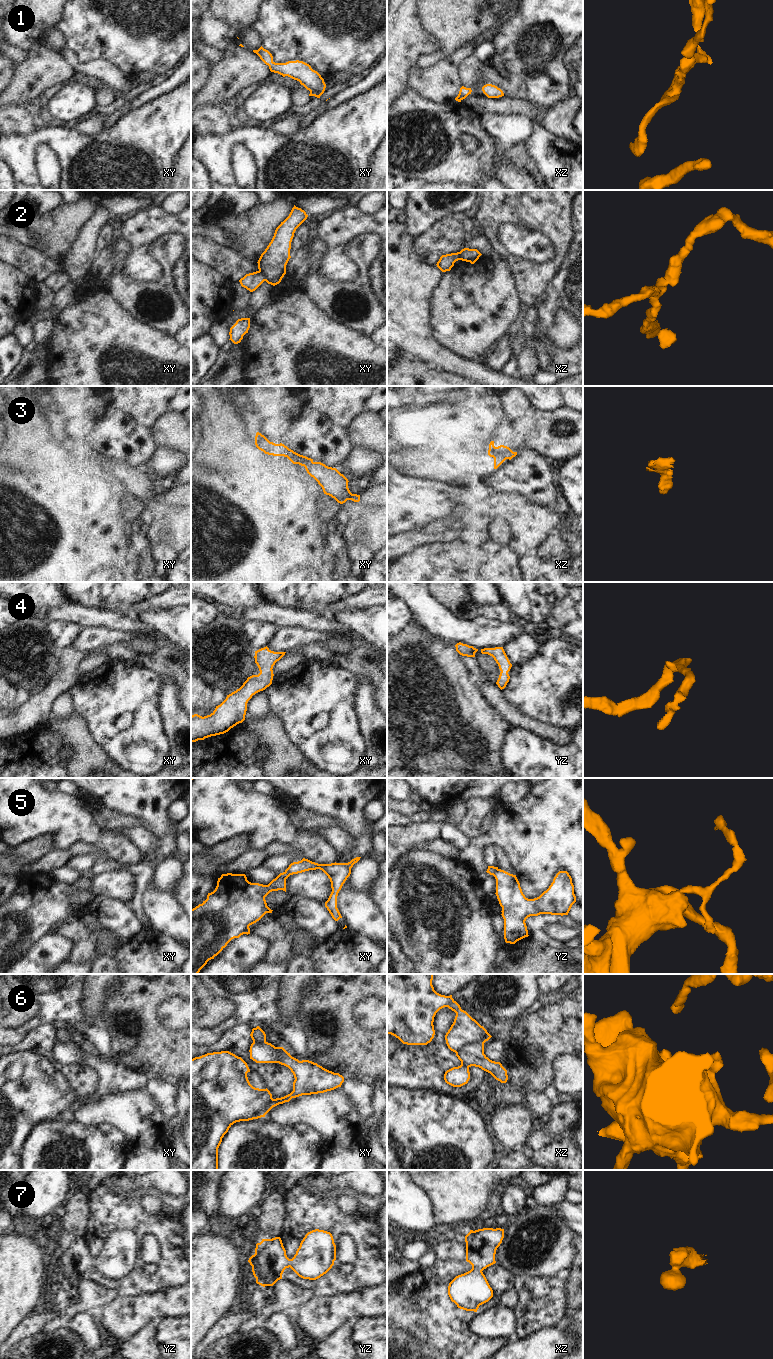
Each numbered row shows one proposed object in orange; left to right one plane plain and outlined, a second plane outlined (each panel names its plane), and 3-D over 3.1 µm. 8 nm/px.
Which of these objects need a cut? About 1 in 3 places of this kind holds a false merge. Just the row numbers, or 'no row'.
2, 5, 6

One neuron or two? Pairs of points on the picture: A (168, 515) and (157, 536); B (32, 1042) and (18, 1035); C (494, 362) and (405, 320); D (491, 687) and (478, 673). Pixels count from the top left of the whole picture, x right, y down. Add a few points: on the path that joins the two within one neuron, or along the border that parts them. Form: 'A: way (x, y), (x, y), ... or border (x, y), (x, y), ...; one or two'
A: border (155, 524), (163, 531), (164, 543), (169, 547); two
B: border (43, 1024), (32, 1028), (16, 1044), (10, 1046); two
C: border (483, 365), (498, 372); two
D: way (488, 684), (480, 676); one

